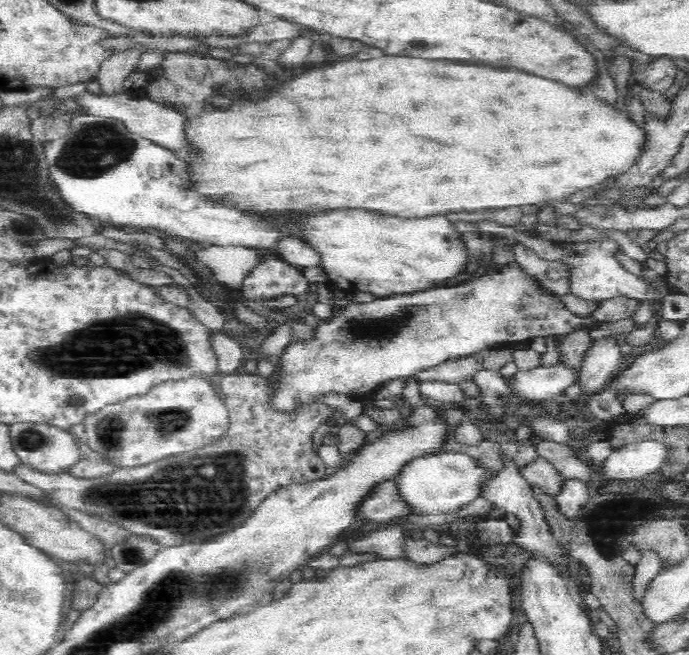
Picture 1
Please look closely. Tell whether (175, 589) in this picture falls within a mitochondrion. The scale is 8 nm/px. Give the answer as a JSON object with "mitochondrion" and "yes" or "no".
{"mitochondrion":"yes"}

